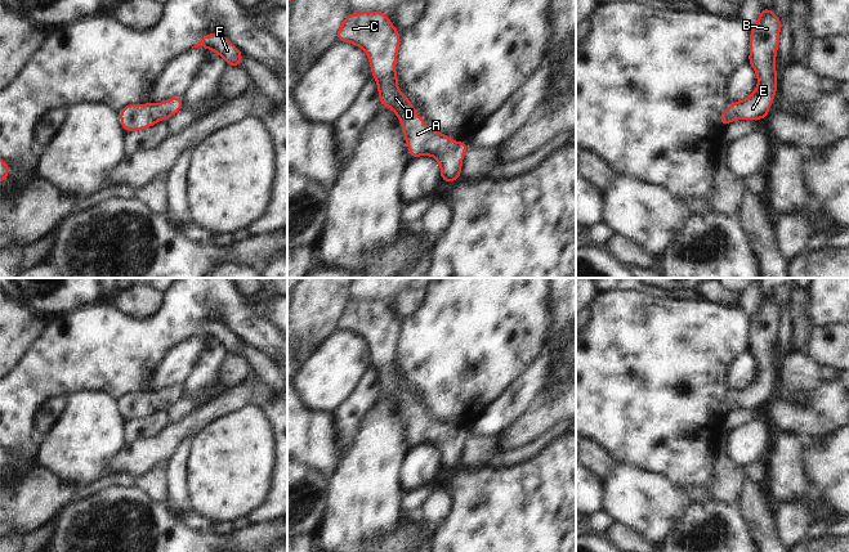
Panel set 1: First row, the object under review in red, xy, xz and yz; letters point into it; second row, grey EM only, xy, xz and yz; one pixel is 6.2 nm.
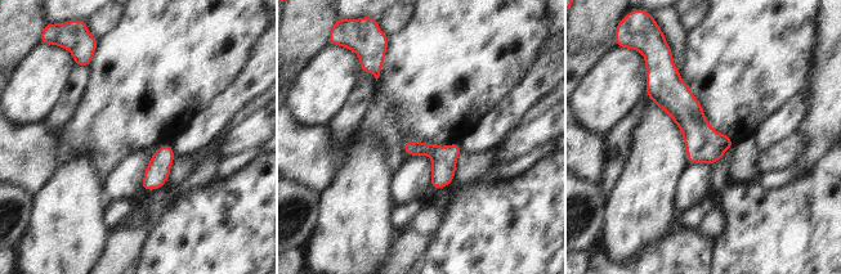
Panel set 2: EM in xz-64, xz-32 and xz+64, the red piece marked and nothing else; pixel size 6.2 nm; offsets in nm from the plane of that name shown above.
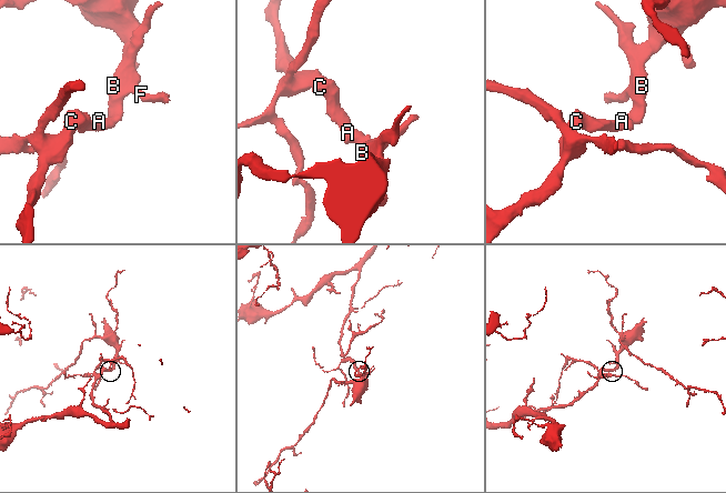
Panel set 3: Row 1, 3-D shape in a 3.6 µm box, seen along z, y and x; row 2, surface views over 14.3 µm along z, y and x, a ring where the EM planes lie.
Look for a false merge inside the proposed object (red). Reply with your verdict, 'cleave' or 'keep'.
keep

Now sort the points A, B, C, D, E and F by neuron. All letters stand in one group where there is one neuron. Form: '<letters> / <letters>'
A B C D E F

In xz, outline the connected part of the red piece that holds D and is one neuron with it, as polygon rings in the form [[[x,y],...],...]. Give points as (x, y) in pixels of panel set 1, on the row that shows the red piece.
[[[375,10],[345,15],[336,33],[338,41],[348,41],[368,54],[371,75],[377,81],[380,104],[392,107],[401,121],[411,160],[430,154],[441,163],[441,180],[455,181],[461,176],[464,152],[468,142],[453,143],[451,138],[426,126],[408,98],[398,91],[396,58],[399,31],[386,13]]]

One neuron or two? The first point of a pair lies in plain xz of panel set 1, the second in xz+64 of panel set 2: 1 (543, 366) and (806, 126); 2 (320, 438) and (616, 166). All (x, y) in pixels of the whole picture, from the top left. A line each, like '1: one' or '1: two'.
1: two
2: two

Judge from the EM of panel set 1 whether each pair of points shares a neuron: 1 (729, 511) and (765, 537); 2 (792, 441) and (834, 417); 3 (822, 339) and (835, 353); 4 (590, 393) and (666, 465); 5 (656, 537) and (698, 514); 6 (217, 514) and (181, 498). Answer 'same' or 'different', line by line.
1: different
2: different
3: same
4: same
5: different
6: different

